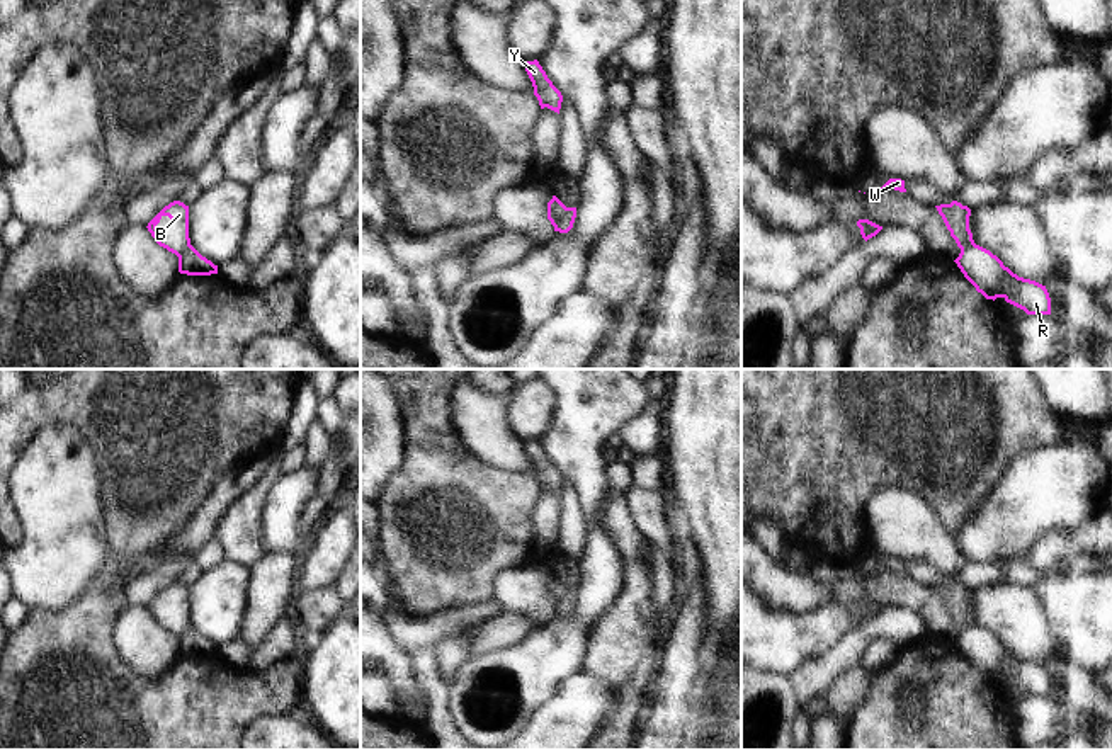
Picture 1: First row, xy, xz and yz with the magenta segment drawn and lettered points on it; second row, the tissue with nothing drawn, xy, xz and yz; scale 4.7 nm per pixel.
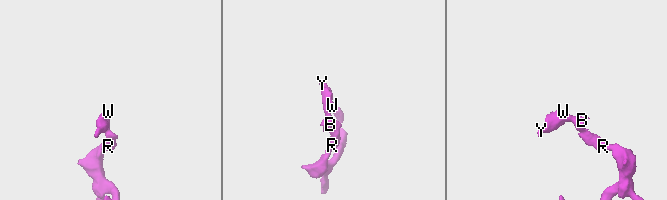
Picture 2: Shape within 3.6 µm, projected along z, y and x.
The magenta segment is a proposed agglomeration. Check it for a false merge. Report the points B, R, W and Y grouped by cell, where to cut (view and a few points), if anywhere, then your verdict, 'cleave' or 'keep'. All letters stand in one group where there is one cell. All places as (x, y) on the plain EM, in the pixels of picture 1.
B W Y / R; cut in xz along (567, 589), (553, 606); cleave

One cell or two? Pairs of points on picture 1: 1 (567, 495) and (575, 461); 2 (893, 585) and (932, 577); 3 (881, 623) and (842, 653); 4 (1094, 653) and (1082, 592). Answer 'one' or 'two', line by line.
1: two
2: two
3: one
4: one

